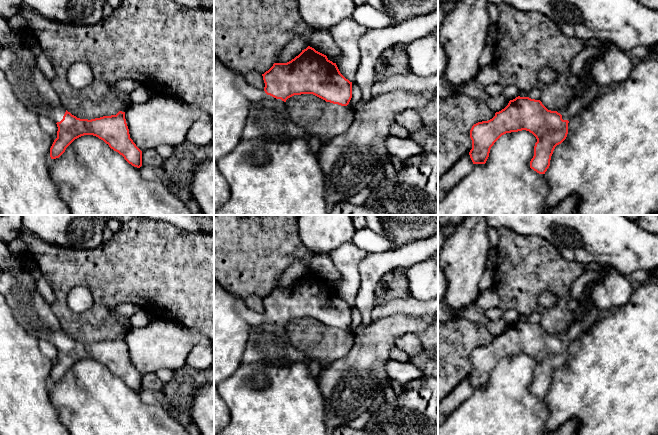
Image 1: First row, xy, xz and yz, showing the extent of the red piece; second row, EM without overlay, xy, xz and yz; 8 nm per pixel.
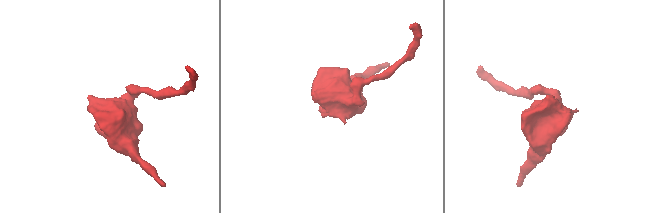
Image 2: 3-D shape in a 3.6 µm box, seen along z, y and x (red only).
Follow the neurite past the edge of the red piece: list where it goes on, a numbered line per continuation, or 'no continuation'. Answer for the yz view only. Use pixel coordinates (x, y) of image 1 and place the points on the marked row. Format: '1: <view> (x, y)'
1: yz (614, 67)

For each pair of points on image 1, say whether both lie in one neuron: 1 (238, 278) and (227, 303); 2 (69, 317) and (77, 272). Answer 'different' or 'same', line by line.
1: different
2: same

